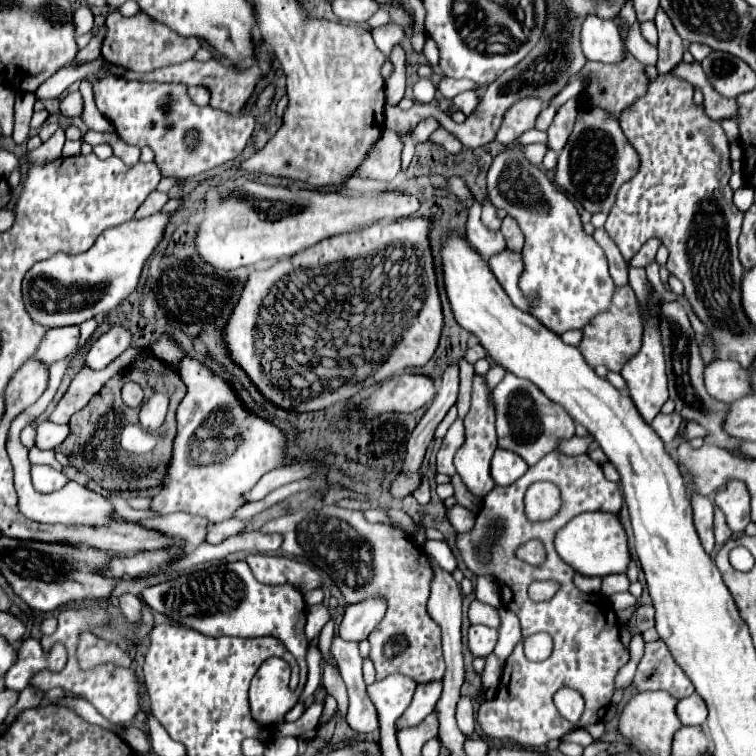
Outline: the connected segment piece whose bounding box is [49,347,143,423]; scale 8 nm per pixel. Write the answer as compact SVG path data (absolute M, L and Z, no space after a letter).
M129 347L123 355L119 355L113 363L109 363L105 369L91 369L91 367L83 367L71 381L67 393L63 395L63 399L59 401L57 409L51 413L49 421L53 423L69 423L71 415L77 413L79 409L83 409L89 399L101 391L101 387L119 371L123 371L125 367L129 367L131 359L141 353L143 349L139 347Z

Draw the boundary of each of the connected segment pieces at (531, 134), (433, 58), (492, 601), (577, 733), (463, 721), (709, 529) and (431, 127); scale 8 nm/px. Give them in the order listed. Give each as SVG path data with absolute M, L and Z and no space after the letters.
M529 129L517 137L517 143L523 143L523 145L525 143L545 143L545 133L541 133L537 129Z
M427 39L425 41L423 53L425 53L425 57L427 57L427 61L429 61L431 67L437 67L439 65L439 47L437 47L437 43L433 39Z
M477 577L475 585L475 597L483 603L489 603L493 607L501 607L501 597L499 597L499 585L495 583L493 577Z
M575 729L575 731L567 733L567 735L561 739L561 743L579 743L579 745L587 747L587 745L591 745L591 743L593 743L593 737L591 737L587 731Z
M461 695L459 703L457 703L455 717L457 717L459 729L469 737L473 733L473 729L475 729L475 709L473 709L473 703L471 703L469 697Z
M691 497L693 503L693 519L695 529L701 539L701 545L707 553L713 551L715 539L713 539L713 503L709 497Z
M423 119L411 133L413 133L413 139L417 141L417 143L423 143L423 141L427 141L429 139L429 135L435 131L439 127L439 123L435 121L435 119Z

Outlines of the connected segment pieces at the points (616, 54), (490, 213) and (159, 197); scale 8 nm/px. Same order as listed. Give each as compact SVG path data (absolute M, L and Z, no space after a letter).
M587 15L581 25L581 49L587 61L619 61L623 43L613 21L597 15Z
M485 199L485 201L483 201L481 221L483 221L483 225L485 225L487 229L491 229L491 231L499 231L499 227L501 227L501 219L499 219L495 213L497 213L497 209Z
M151 191L151 193L147 195L147 199L141 203L141 207L137 209L135 217L137 217L137 219L143 219L143 217L147 217L147 215L153 215L153 213L161 211L167 201L169 201L169 195L167 195L167 193Z

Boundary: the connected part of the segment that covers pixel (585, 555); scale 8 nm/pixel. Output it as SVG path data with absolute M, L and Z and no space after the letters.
M581 513L557 533L555 549L561 559L567 561L567 565L571 565L581 575L605 577L609 573L625 573L631 563L627 531L617 513Z

